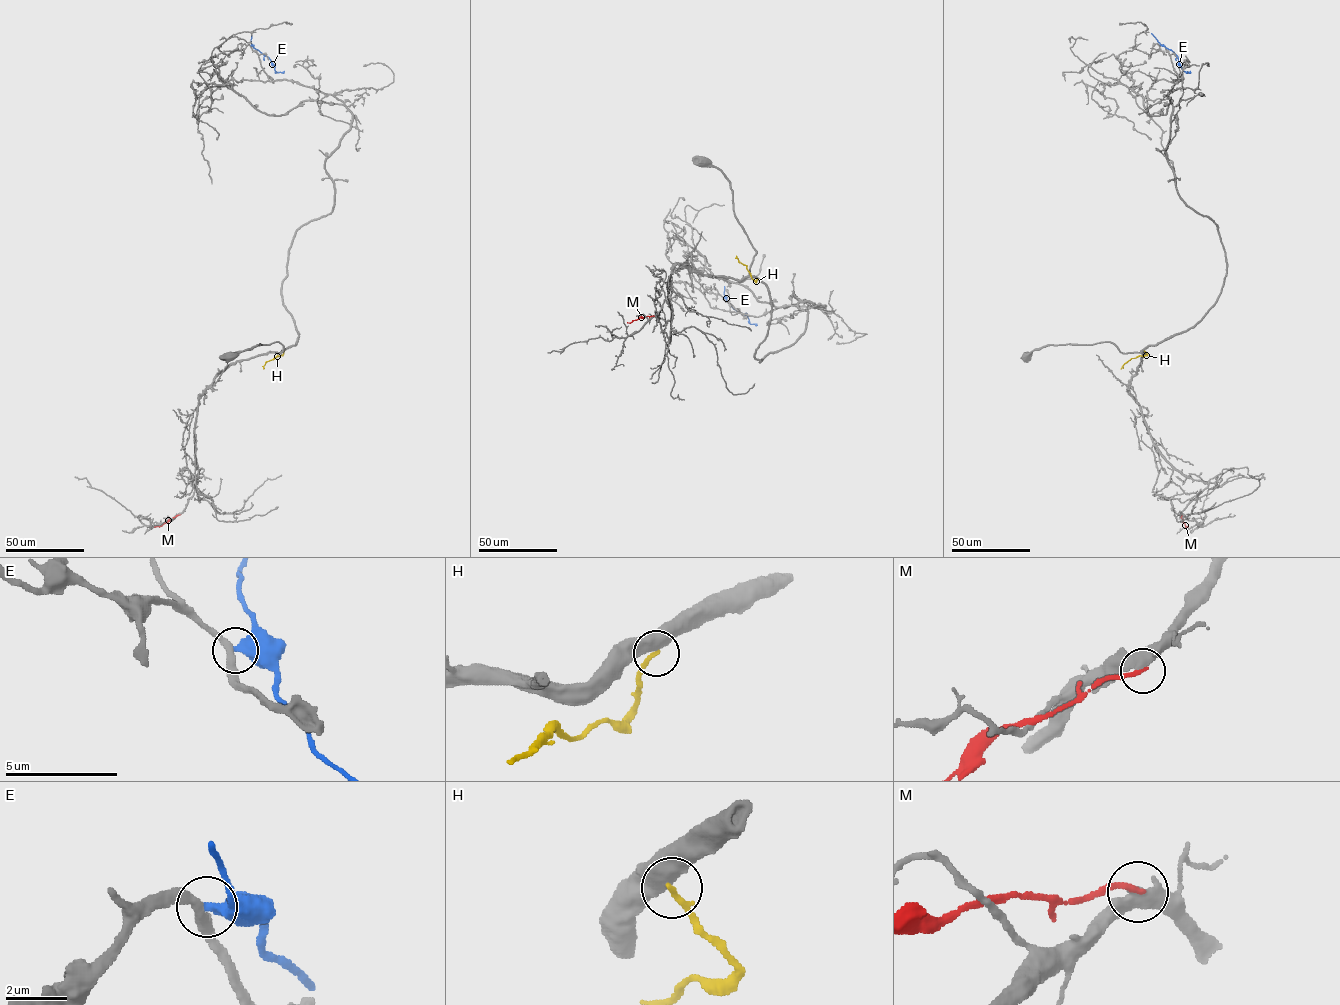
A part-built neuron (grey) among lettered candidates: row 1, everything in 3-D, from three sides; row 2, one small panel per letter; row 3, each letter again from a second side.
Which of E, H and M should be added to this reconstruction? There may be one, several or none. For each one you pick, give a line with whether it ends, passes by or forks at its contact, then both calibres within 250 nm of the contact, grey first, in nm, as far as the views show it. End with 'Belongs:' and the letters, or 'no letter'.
Belongs: no letter

